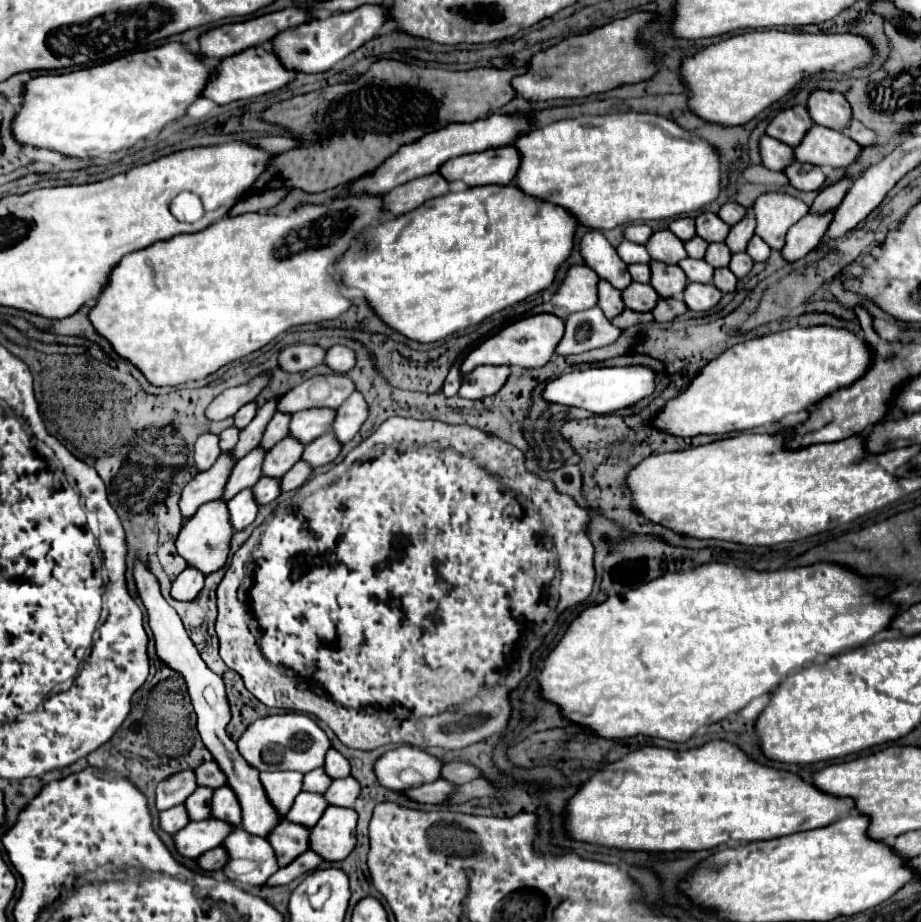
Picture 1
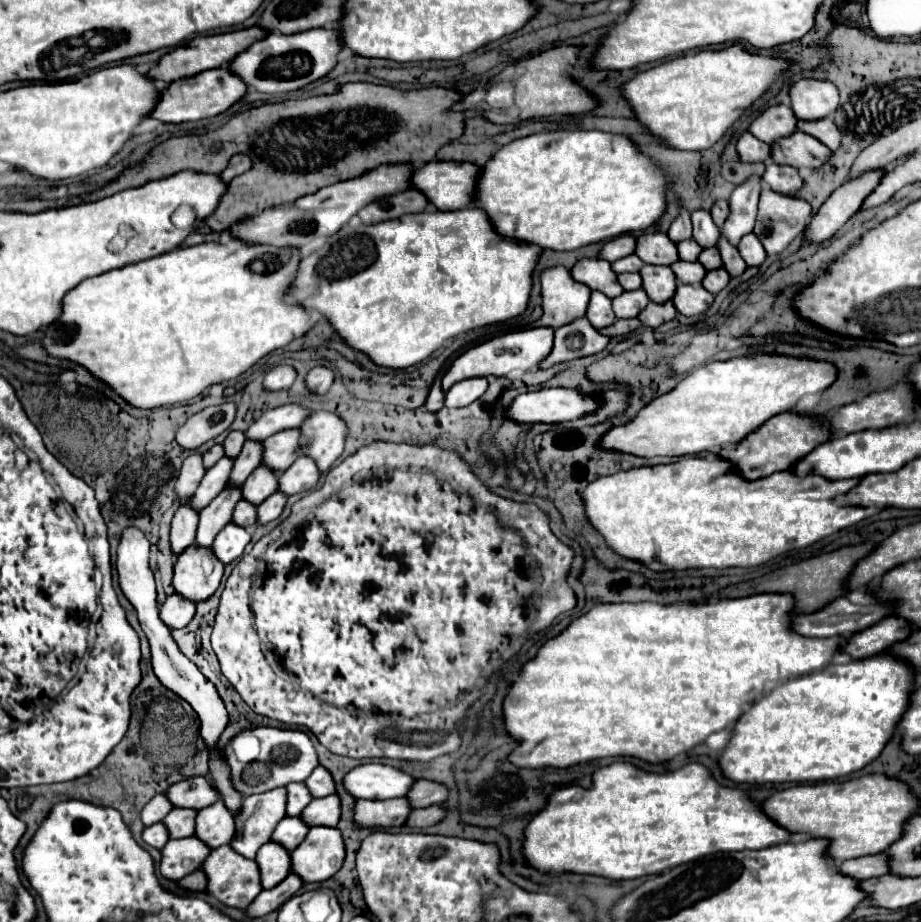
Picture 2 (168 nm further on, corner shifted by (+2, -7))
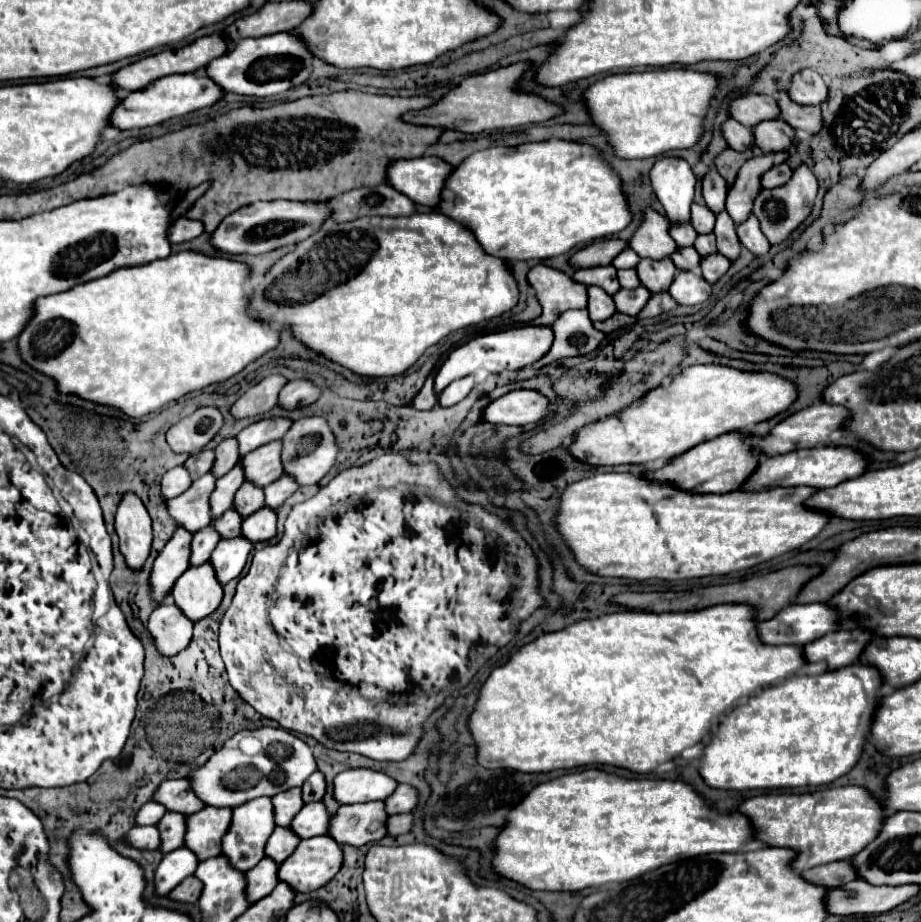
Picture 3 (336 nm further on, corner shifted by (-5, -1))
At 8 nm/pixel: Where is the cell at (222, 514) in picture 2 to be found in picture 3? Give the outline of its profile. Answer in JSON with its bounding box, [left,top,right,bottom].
[190,526,220,566]

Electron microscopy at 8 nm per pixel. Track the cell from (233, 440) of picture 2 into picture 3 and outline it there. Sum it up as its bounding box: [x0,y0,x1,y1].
[212,438,238,478]

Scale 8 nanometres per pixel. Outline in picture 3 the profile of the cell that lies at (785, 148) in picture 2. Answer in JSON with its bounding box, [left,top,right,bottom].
[752,118,794,152]

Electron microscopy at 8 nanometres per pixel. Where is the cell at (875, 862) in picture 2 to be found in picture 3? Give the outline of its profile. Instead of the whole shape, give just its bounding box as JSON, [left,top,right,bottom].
[800,860,856,888]

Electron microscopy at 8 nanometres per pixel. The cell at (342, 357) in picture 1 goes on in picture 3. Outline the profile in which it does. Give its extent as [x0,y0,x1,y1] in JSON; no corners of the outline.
[278,380,320,410]

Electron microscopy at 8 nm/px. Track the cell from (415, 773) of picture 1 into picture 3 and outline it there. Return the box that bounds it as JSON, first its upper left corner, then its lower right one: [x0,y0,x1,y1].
[334,768,396,804]

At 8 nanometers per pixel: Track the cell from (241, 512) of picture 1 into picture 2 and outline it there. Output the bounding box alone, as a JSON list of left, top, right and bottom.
[213,522,251,564]

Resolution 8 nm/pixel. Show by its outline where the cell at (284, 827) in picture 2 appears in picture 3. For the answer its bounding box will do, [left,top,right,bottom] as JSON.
[264,828,300,864]

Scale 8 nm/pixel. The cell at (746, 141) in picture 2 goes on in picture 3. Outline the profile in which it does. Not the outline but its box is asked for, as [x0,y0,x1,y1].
[722,118,754,152]

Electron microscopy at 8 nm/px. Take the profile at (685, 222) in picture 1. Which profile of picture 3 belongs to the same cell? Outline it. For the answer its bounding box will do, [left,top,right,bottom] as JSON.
[650,158,696,222]

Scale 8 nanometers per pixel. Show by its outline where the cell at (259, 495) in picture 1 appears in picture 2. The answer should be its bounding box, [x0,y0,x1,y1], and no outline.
[233,500,257,530]

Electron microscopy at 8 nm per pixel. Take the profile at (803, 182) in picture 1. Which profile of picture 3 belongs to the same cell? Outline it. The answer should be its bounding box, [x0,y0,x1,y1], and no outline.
[760,162,792,188]

